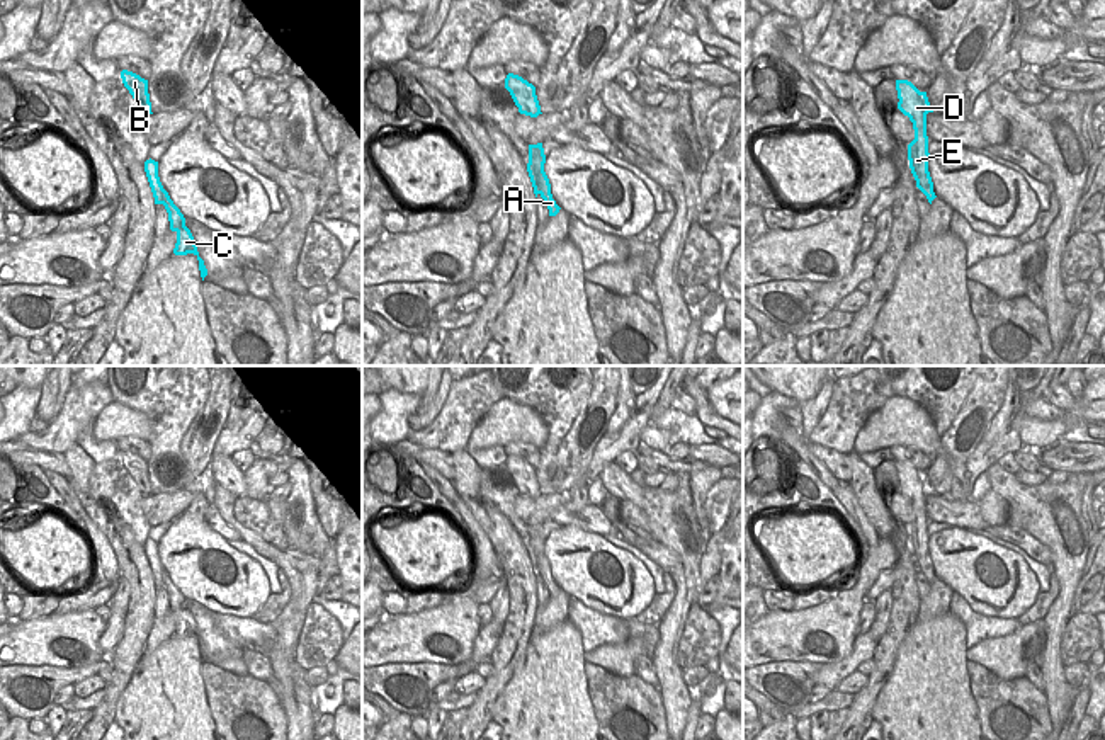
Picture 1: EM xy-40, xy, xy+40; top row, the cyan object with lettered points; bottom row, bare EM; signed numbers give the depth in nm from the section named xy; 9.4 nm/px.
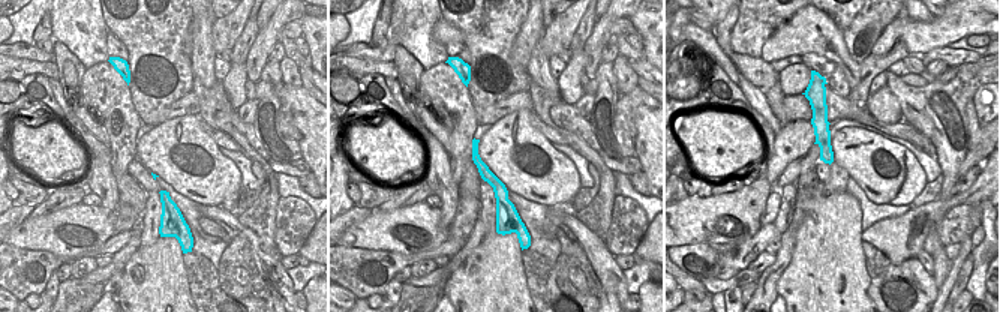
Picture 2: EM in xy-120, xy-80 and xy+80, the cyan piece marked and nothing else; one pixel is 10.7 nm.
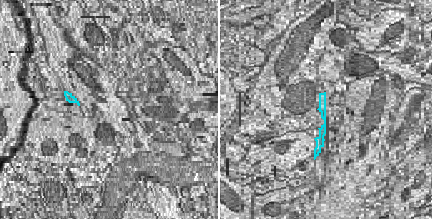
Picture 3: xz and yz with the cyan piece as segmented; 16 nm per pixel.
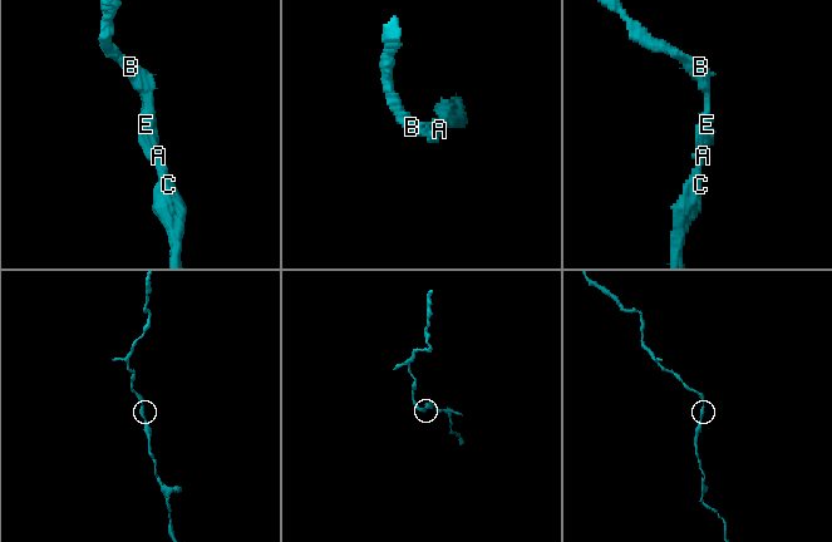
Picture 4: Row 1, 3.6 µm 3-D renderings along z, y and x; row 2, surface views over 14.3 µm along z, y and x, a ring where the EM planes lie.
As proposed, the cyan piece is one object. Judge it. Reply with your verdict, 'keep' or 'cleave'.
keep

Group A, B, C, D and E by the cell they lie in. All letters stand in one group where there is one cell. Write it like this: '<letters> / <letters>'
A B C D E

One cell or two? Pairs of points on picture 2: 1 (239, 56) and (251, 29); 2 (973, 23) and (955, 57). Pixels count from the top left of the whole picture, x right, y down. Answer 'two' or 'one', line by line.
1: one
2: two

